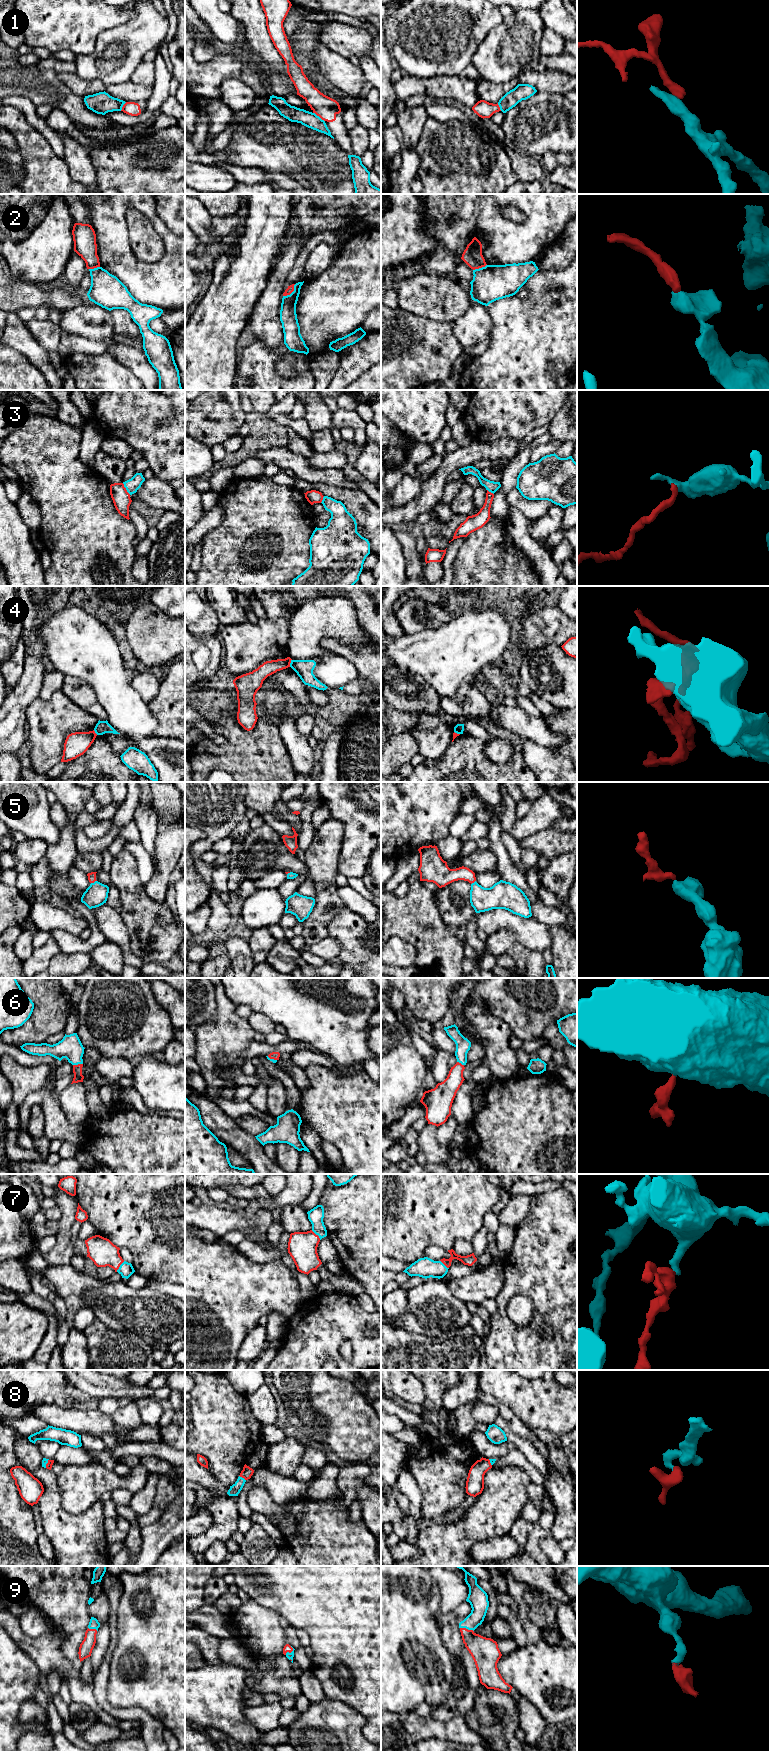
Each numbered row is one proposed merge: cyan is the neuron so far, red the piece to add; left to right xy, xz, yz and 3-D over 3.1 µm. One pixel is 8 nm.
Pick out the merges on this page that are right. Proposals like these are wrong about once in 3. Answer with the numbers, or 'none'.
2, 5, 6, 7, 8, 9

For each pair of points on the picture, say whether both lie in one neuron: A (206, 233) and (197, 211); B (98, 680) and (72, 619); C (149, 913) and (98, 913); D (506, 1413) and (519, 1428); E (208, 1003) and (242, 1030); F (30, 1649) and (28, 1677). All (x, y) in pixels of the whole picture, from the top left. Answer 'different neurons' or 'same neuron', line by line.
A: same neuron
B: same neuron
C: different neurons
D: same neuron
E: different neurons
F: different neurons

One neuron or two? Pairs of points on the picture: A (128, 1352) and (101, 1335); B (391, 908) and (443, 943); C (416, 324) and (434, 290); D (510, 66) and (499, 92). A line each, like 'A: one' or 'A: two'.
A: one
B: one
C: two
D: two

